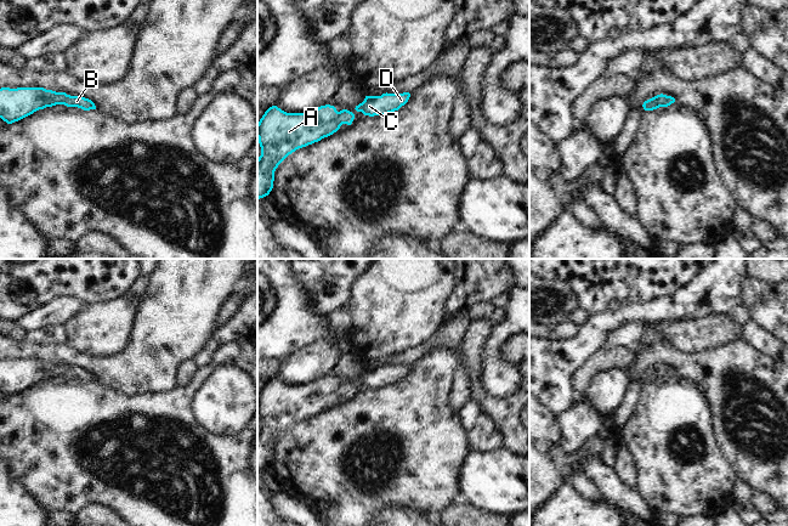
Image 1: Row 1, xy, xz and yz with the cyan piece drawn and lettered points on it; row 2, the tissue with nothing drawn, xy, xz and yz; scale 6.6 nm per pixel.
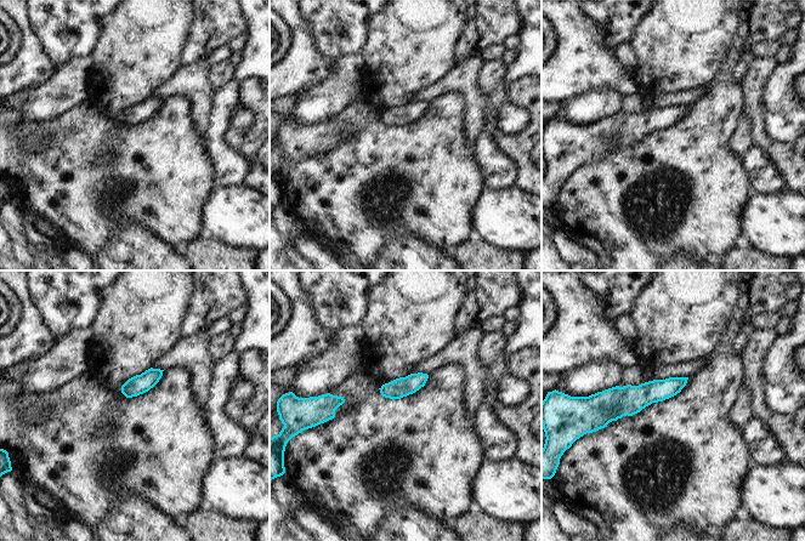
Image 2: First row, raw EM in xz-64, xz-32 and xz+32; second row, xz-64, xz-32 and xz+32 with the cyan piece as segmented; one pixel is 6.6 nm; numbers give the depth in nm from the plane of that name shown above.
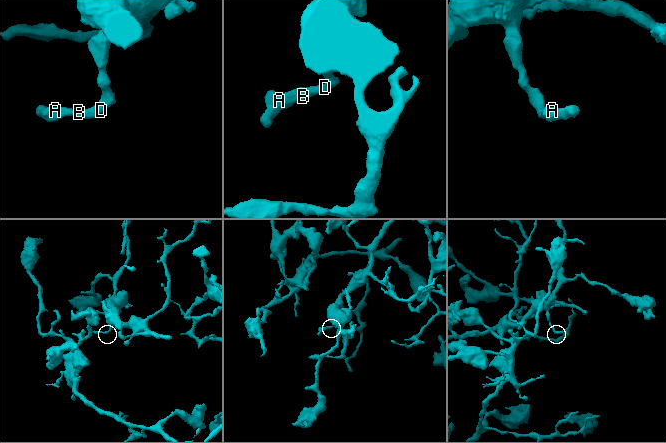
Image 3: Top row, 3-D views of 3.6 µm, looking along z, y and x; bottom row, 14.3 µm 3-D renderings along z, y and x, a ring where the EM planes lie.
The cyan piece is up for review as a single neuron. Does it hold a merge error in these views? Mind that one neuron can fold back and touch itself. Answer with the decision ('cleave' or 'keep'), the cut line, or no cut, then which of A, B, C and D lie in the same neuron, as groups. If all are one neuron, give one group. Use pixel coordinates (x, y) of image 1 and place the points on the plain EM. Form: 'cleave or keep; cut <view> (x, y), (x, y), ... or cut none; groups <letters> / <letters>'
keep; cut none; groups A B C D

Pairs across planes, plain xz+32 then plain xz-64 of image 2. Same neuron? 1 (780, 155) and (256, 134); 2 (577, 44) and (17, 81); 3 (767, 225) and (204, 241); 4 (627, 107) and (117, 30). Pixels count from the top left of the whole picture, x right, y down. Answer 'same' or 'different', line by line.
1: same
2: same
3: different
4: different

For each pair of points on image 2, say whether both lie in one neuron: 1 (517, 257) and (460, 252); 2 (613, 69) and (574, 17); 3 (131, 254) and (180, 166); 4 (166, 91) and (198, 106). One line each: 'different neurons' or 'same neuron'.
1: same neuron
2: same neuron
3: different neurons
4: same neuron

